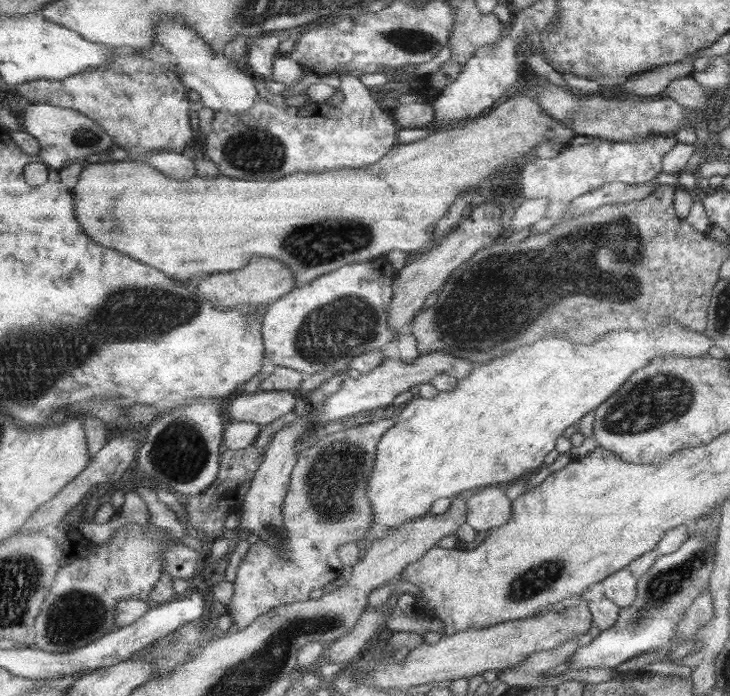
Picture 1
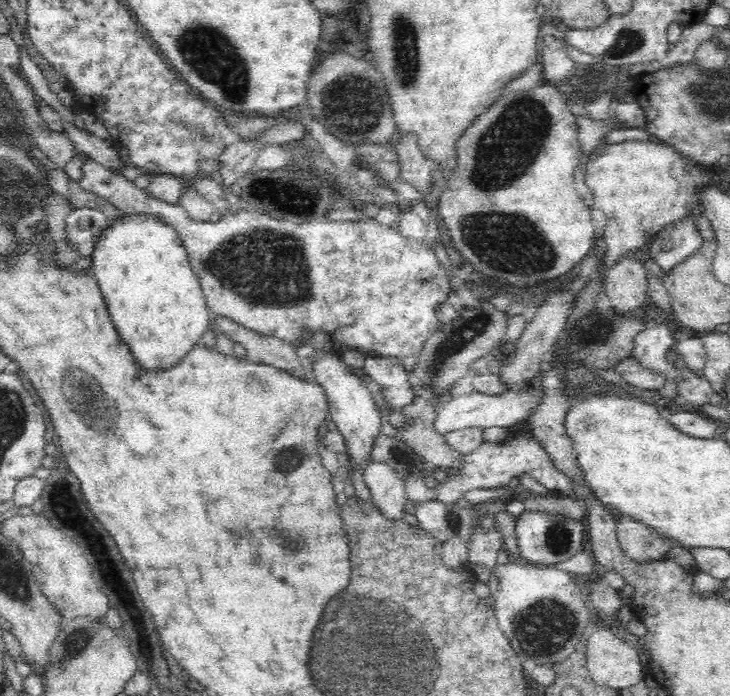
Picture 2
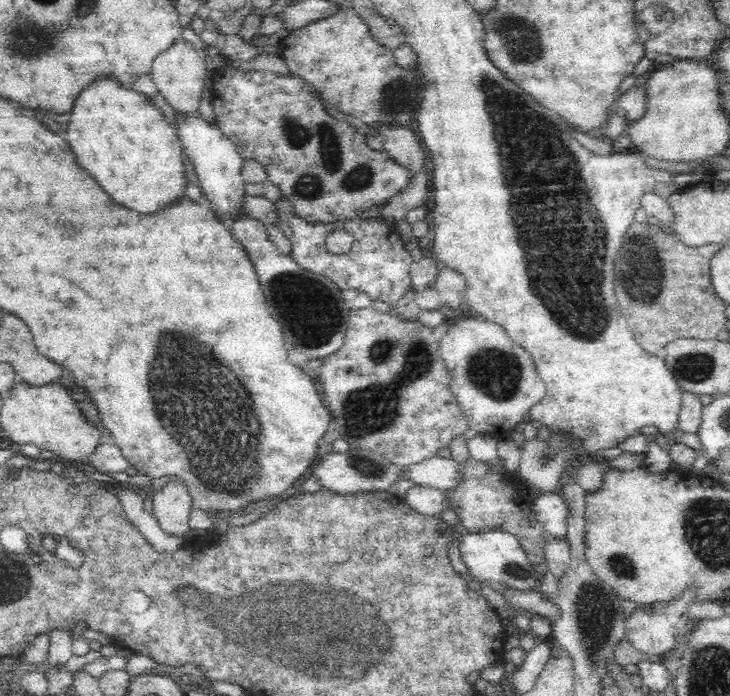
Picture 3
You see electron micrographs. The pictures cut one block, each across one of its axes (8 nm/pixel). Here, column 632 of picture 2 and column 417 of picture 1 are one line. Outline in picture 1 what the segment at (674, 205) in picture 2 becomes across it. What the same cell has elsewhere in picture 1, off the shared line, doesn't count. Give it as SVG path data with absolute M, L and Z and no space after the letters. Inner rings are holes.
M518 92L505 97L487 114L468 120L462 126L431 132L426 138L410 144L396 144L380 161L364 170L342 168L316 174L298 172L276 180L240 180L224 175L203 179L196 175L187 181L175 181L144 162L102 159L99 163L83 167L76 190L73 190L74 214L84 234L88 234L96 244L118 250L134 260L142 260L166 276L178 278L178 282L193 282L197 279L194 278L196 274L207 276L235 271L244 268L251 255L264 255L283 262L292 271L295 286L300 286L341 266L385 256L390 250L409 253L418 248L432 248L436 223L459 200L460 194L469 192L471 188L477 189L484 180L490 180L493 172L532 154L542 142L558 140L565 145L575 135L573 130L540 108L535 94Z

